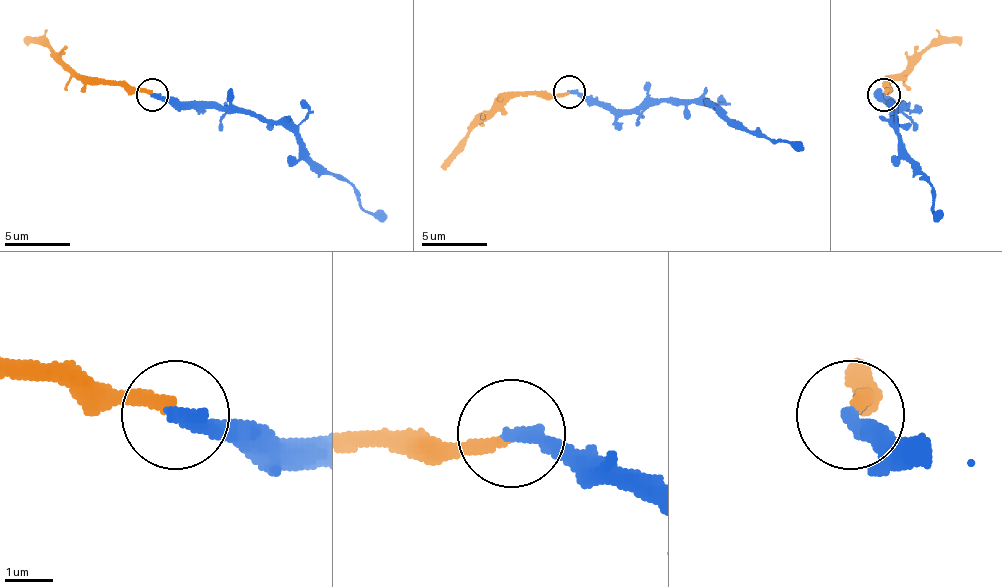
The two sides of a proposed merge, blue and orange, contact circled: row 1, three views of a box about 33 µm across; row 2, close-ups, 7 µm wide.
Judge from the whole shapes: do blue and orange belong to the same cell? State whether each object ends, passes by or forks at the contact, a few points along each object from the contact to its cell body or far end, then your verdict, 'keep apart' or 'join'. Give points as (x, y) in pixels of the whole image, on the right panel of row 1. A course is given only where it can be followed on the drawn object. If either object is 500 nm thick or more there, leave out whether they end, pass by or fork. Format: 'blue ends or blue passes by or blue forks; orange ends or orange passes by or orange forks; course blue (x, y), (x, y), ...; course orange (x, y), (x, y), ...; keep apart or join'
blue ends; orange ends; course blue (884, 94), (900, 107), (894, 120), (897, 146), (933, 188), (933, 211), (939, 221); course orange (884, 94), (887, 84), (926, 48), (962, 35); join

